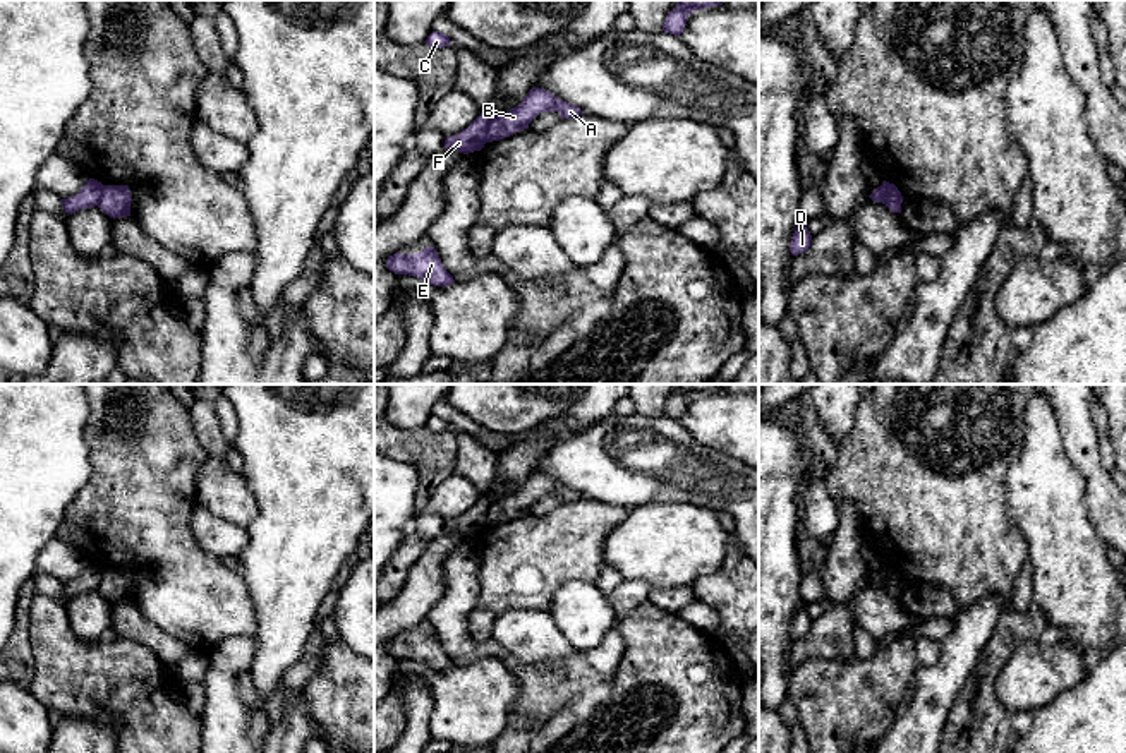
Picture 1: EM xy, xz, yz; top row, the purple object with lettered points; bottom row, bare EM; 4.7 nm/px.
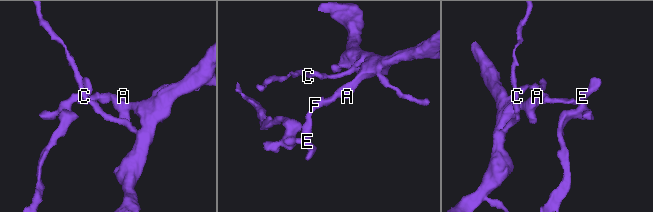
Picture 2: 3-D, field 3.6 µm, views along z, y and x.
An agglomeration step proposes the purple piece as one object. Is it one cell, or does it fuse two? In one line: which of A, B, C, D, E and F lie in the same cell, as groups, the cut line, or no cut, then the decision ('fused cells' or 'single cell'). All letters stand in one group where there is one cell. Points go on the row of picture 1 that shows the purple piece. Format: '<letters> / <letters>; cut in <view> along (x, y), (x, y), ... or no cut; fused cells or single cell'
A B C D / E F; cut in xz along (491, 119), (486, 129), (486, 141); fused cells

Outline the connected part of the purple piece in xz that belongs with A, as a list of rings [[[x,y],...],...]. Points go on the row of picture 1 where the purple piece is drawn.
[[[532,87],[518,106],[505,115],[491,118],[486,130],[486,141],[499,141],[529,129],[529,123],[542,111],[558,111],[561,118],[573,118],[584,113],[578,106],[556,98],[544,87]]]

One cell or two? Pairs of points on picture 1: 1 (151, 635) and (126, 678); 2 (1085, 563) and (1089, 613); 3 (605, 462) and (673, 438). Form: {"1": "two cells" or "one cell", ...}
{"1": "two cells", "2": "one cell", "3": "one cell"}

